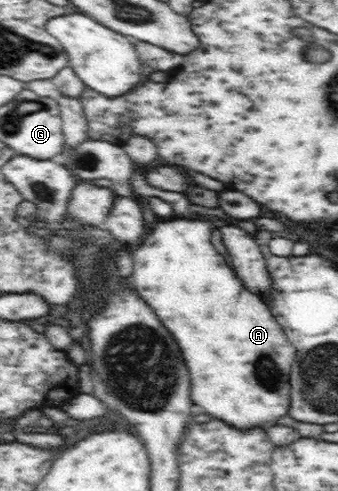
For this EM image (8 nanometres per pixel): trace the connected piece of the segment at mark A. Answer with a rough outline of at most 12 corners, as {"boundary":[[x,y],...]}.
{"boundary":[[166,219],[135,292],[232,427],[290,413],[296,349],[210,241]]}

